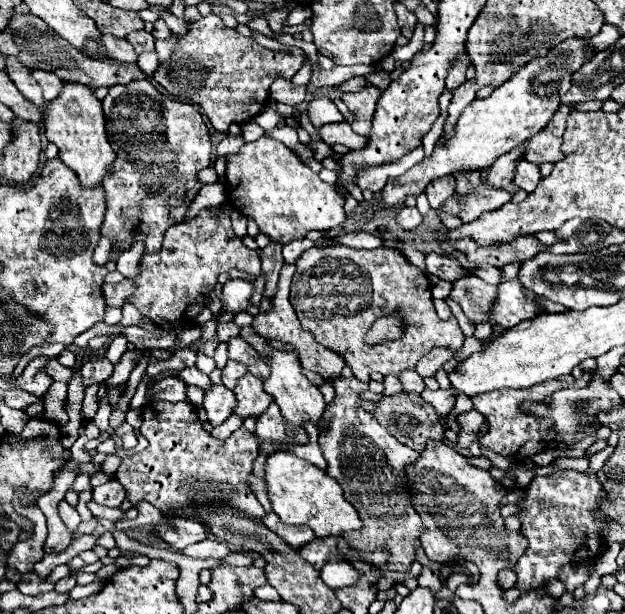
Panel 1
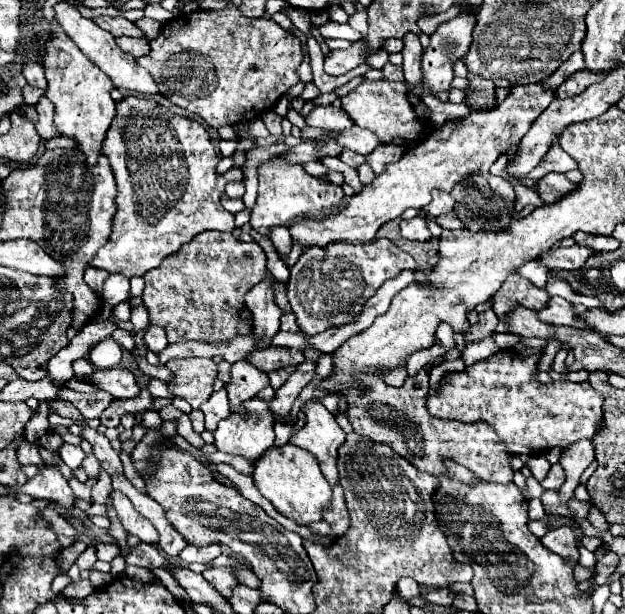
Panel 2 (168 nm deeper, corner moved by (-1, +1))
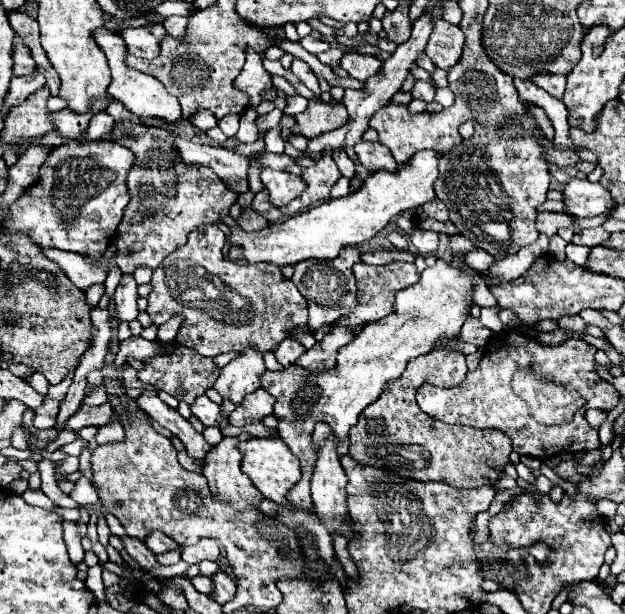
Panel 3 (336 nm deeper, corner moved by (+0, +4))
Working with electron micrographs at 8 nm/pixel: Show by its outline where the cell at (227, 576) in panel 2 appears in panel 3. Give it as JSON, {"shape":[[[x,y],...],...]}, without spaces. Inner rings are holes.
{"shape":[[[194,577],[192,579],[192,583],[194,583],[194,587],[196,587],[196,591],[202,591],[202,593],[212,593],[214,591],[214,581],[212,581],[212,577]]]}

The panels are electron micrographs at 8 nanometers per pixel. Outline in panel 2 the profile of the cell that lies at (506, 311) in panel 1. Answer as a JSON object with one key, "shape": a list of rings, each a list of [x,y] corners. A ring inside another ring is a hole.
{"shape":[[[559,296],[551,298],[551,300],[549,300],[549,306],[543,308],[543,310],[539,310],[537,314],[539,314],[539,320],[541,320],[541,322],[569,324],[569,326],[575,326],[575,324],[577,324],[577,318],[581,318],[581,314],[577,314],[577,312],[573,310],[573,306],[571,306],[567,300],[559,298]]]}

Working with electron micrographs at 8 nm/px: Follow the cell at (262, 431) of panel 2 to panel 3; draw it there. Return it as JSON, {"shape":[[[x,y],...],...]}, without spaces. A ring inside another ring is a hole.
{"shape":[[[242,433],[238,437],[224,437],[218,445],[214,445],[208,453],[206,453],[206,465],[204,465],[204,477],[208,479],[210,491],[216,495],[216,499],[224,499],[228,503],[232,503],[232,507],[236,511],[244,511],[244,509],[258,509],[258,501],[262,499],[260,491],[256,491],[256,487],[252,485],[252,481],[248,479],[248,475],[242,471],[242,451],[240,451],[240,443],[252,439],[250,433]]]}

